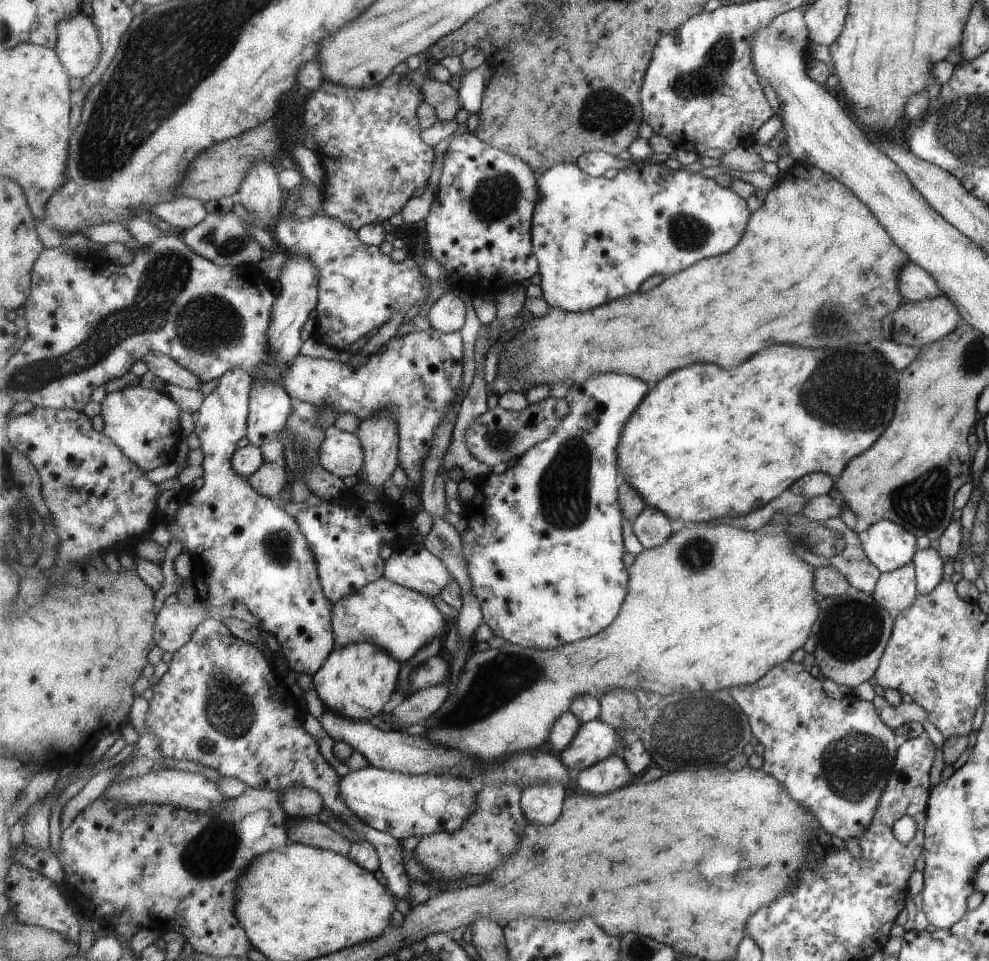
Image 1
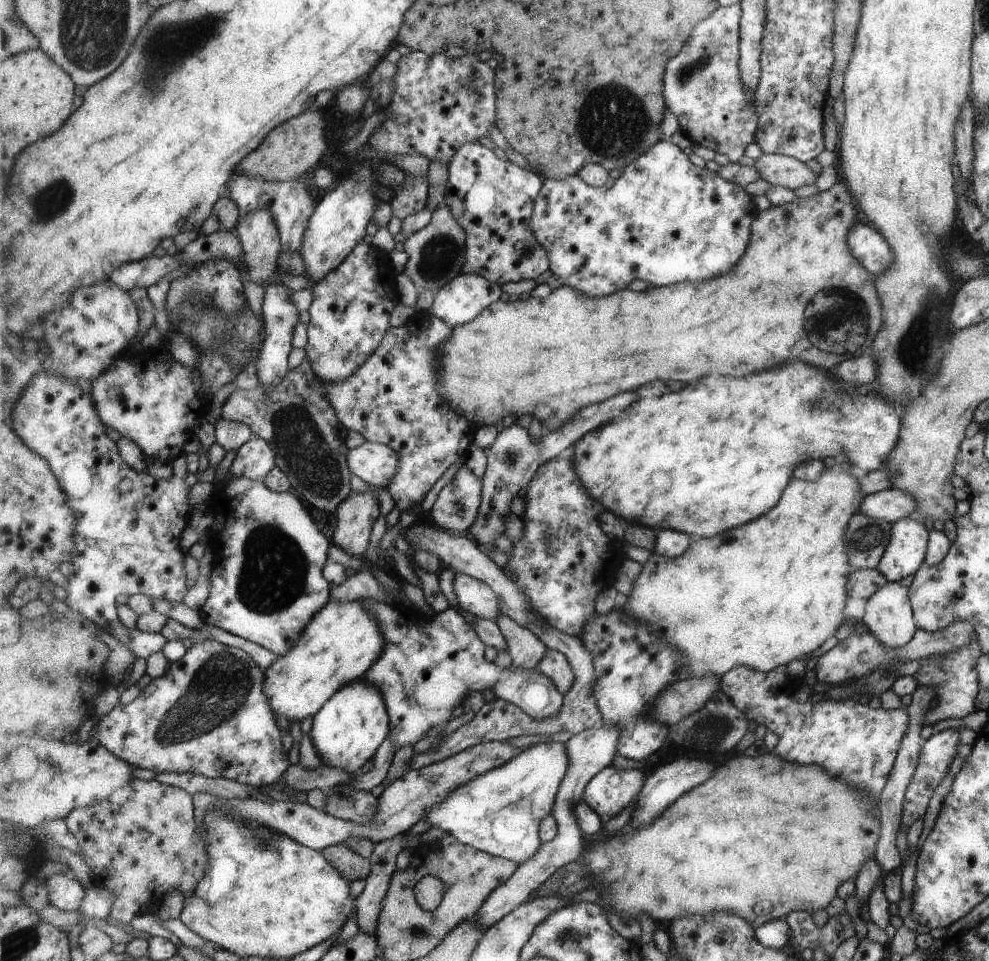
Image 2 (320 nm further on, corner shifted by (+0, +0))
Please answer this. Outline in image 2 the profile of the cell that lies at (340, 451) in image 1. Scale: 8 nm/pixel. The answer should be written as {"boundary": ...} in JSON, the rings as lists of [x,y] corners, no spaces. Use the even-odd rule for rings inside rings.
{"boundary":[[[367,441],[348,452],[352,473],[369,485],[388,488],[400,468],[400,454],[388,444]]]}

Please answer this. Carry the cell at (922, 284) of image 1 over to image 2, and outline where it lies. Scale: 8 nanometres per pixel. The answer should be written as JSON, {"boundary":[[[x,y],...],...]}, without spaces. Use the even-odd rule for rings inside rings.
{"boundary":[[[857,223],[848,230],[847,241],[849,250],[853,250],[853,258],[857,258],[871,274],[881,274],[887,268],[887,262],[891,264],[893,260],[887,242],[874,228]]]}

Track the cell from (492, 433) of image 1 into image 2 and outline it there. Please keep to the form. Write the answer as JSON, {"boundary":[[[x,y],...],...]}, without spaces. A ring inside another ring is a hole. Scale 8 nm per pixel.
{"boundary":[[[625,392],[625,394],[619,394],[617,398],[611,398],[609,402],[587,406],[585,410],[581,410],[581,414],[577,414],[577,418],[573,418],[573,422],[565,424],[561,430],[546,433],[547,440],[542,438],[541,442],[532,438],[529,432],[521,426],[512,424],[509,430],[499,428],[495,442],[485,450],[487,463],[482,478],[484,482],[482,505],[477,520],[467,534],[484,549],[495,546],[495,540],[507,532],[507,520],[511,514],[511,504],[513,504],[515,496],[521,496],[521,492],[527,490],[541,466],[547,461],[557,458],[559,454],[563,454],[563,450],[567,450],[571,444],[581,440],[589,430],[595,430],[595,428],[603,426],[605,422],[611,422],[617,414],[627,410],[637,400],[639,400],[637,392]]]}

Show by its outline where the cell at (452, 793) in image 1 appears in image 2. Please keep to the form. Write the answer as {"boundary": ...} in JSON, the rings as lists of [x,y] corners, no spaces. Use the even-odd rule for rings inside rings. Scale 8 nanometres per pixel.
{"boundary":[[[553,739],[547,744],[531,745],[523,749],[507,764],[490,770],[474,778],[467,785],[455,789],[422,820],[428,821],[430,828],[444,832],[445,835],[453,835],[467,846],[515,861],[520,866],[524,865],[536,856],[537,851],[544,844],[540,837],[540,826],[545,818],[552,814],[561,781],[565,778],[569,765],[568,747],[565,743]]]}

